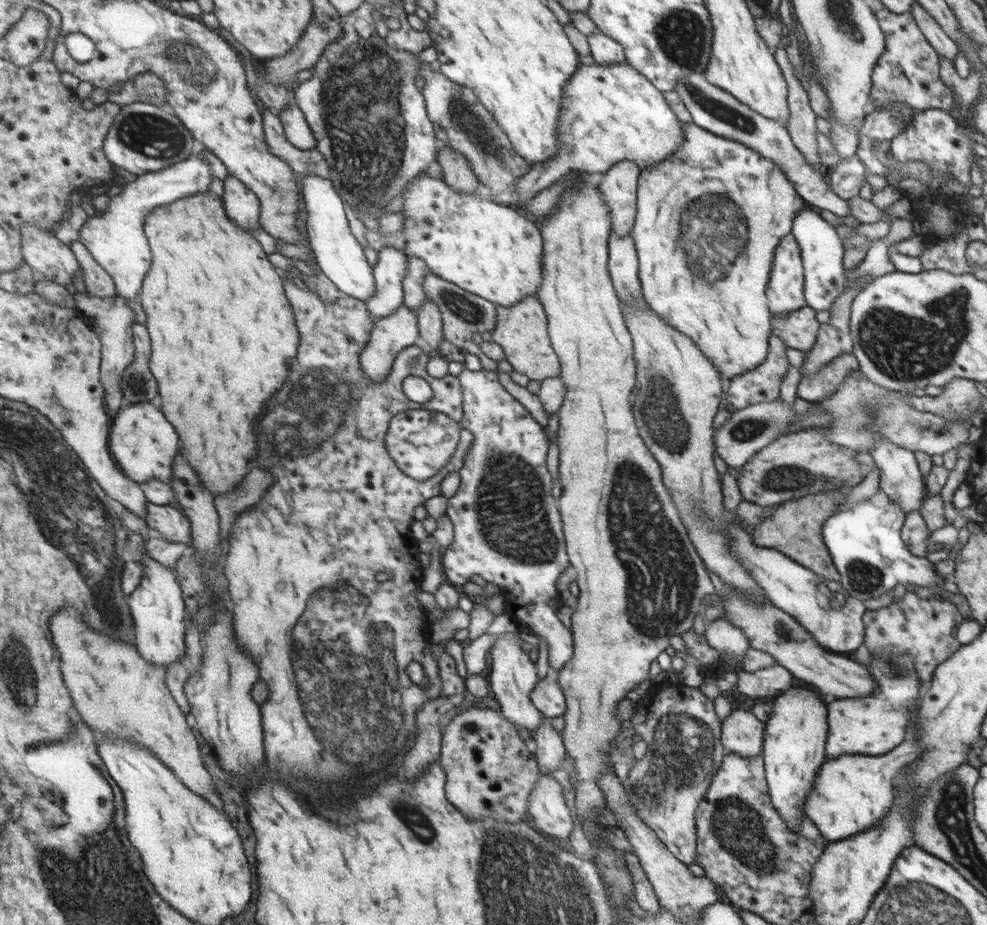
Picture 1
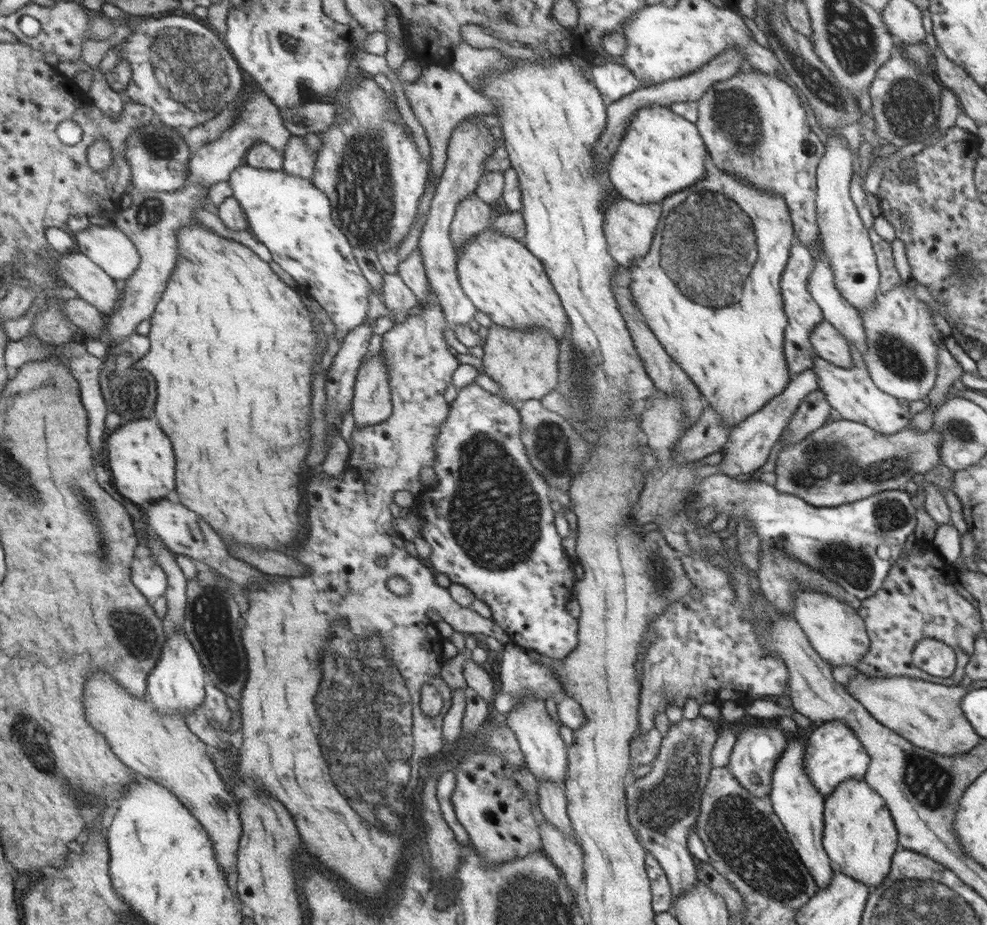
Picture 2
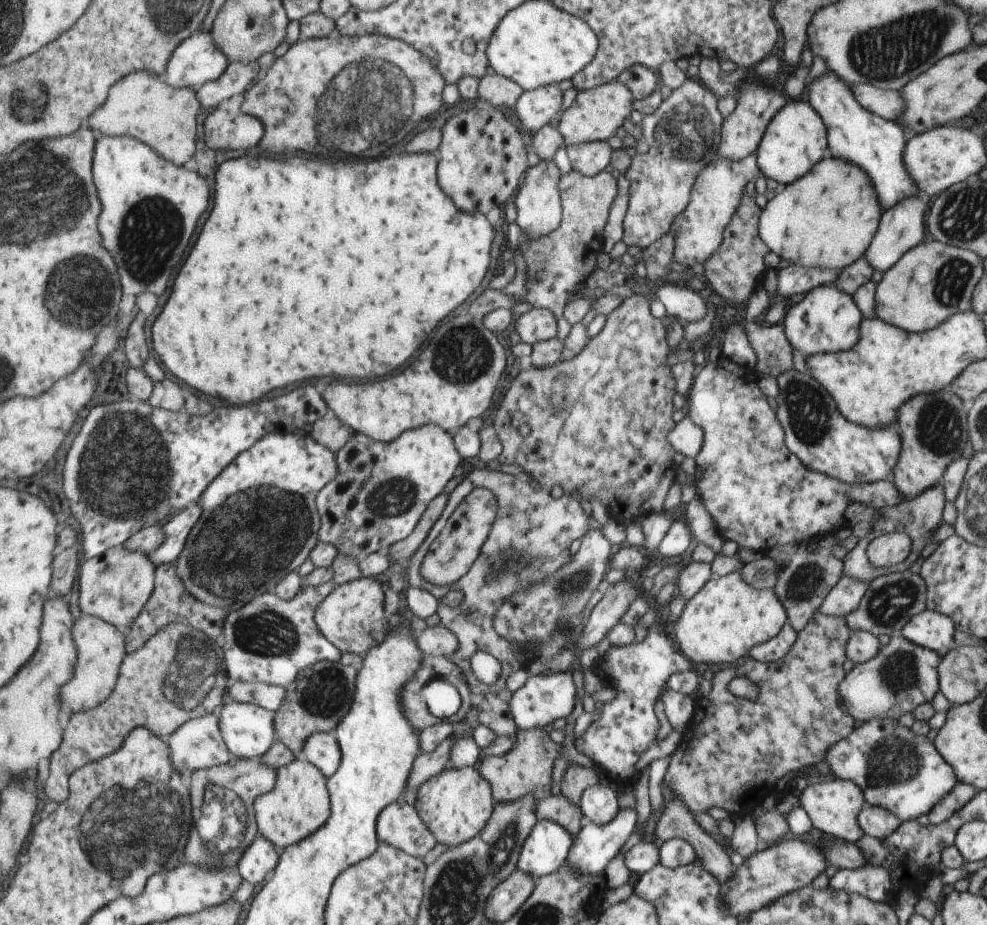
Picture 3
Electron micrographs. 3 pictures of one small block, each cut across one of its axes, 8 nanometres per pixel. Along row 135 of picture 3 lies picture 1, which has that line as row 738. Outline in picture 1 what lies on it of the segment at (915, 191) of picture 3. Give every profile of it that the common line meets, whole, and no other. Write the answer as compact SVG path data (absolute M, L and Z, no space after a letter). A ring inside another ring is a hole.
M882 650L878 654L872 654L871 662L866 664L866 669L870 670L872 677L878 683L878 690L868 696L868 698L838 698L829 700L829 732L828 744L826 744L825 752L827 760L835 760L844 757L844 754L862 754L866 757L882 757L891 750L902 744L909 737L910 719L912 712L910 709L921 702L922 694L925 691L925 685L918 678L918 670L914 668L914 658L906 652L898 653L892 650Z

